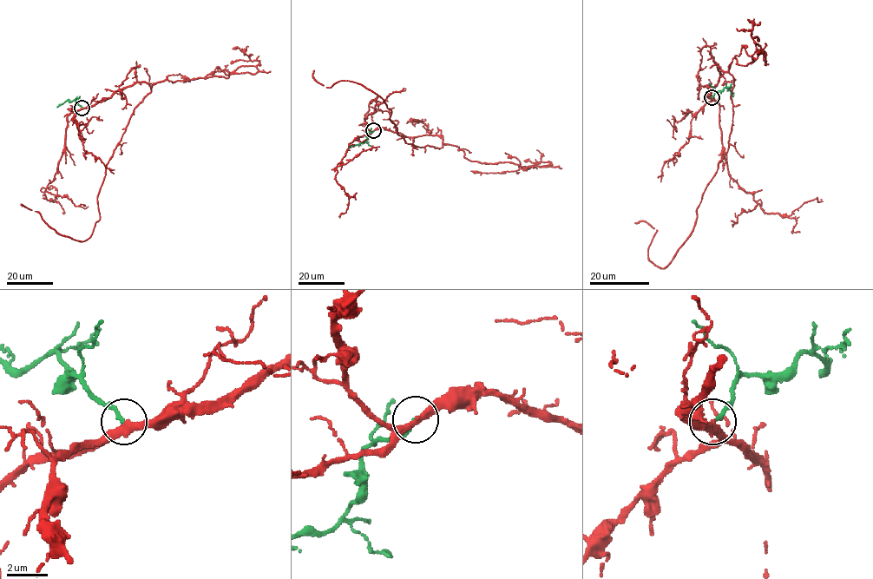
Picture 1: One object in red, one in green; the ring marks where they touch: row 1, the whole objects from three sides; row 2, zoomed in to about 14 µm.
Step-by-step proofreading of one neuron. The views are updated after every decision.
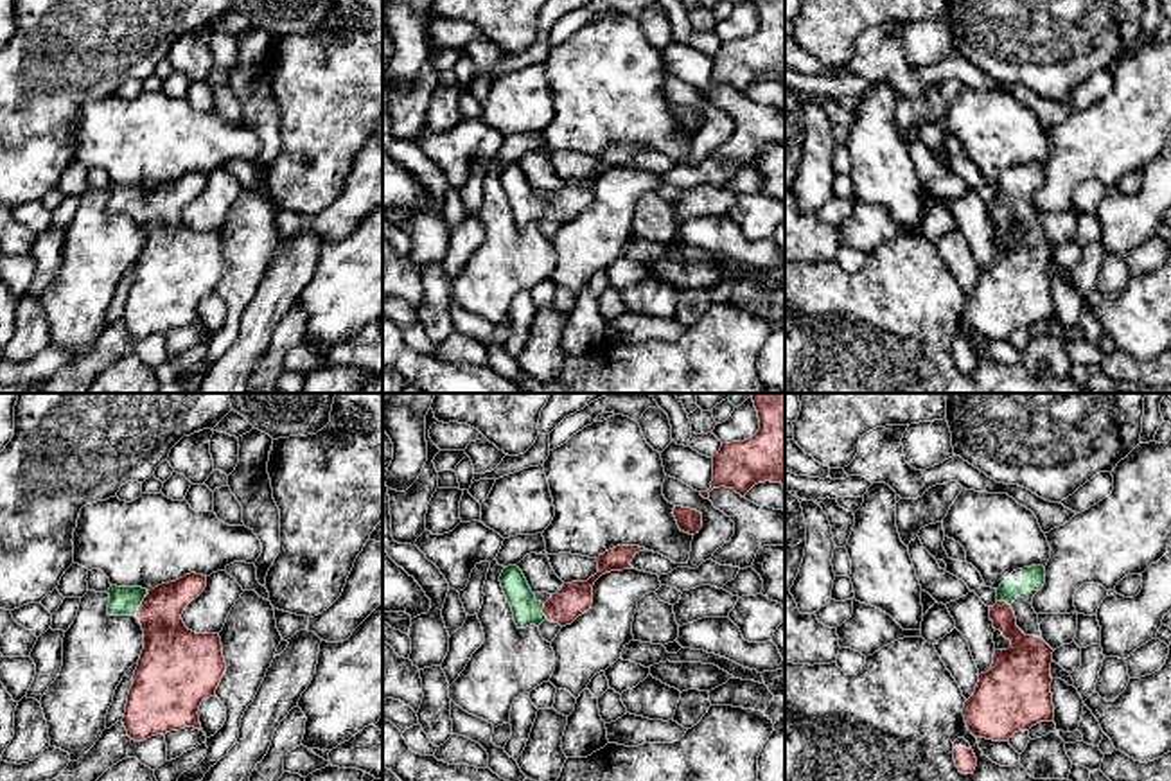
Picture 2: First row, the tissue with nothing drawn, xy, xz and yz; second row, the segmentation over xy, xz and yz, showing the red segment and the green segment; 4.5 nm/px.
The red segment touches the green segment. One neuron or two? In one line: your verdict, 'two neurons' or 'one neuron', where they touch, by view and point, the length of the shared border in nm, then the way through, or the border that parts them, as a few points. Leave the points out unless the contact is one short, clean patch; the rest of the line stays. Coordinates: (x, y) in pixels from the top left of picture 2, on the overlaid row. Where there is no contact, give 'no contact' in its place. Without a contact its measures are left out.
one neuron | xy (140, 605) | 100 nm | across xy (171, 652), (164, 629), (140, 605), (123, 600)

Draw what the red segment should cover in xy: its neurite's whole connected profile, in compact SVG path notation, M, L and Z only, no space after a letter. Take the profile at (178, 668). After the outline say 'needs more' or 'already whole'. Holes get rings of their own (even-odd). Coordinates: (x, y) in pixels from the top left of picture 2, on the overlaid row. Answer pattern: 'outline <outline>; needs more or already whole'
outline M185 575L151 591L142 587L111 585L108 614L135 616L144 630L144 650L133 675L122 724L128 736L144 742L156 734L167 734L185 727L201 729L199 706L216 695L226 671L219 634L196 634L181 619L185 607L207 587L207 576Z; needs more

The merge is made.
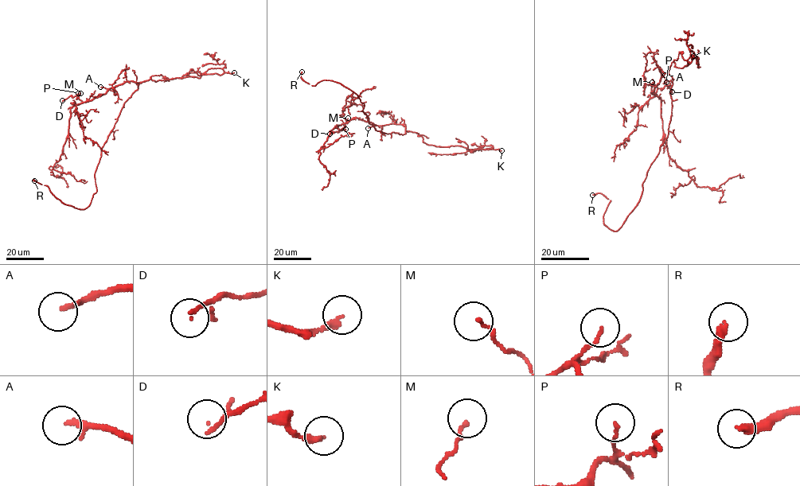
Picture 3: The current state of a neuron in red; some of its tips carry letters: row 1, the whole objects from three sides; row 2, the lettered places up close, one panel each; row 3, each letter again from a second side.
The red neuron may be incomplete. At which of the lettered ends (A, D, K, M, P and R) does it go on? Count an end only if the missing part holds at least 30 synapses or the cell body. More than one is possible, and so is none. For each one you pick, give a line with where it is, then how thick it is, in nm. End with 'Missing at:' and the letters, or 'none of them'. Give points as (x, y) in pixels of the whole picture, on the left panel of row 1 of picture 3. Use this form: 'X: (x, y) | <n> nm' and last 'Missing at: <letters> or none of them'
A: (100, 87) | 190 nm
K: (234, 72) | 240 nm
R: (34, 180) | 300 nm
Missing at: A, K, R

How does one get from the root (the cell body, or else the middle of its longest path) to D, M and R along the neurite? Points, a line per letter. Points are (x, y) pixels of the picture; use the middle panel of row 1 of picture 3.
D: (402, 134), (405, 134), (405, 127), (400, 124), (377, 126), (357, 118), (346, 122), (341, 130), (329, 134)
M: (402, 134), (405, 134), (405, 127), (400, 124), (377, 126), (357, 118), (346, 122), (348, 118)
R: (402, 134), (376, 130), (355, 93), (330, 80), (312, 86), (302, 79), (302, 71)

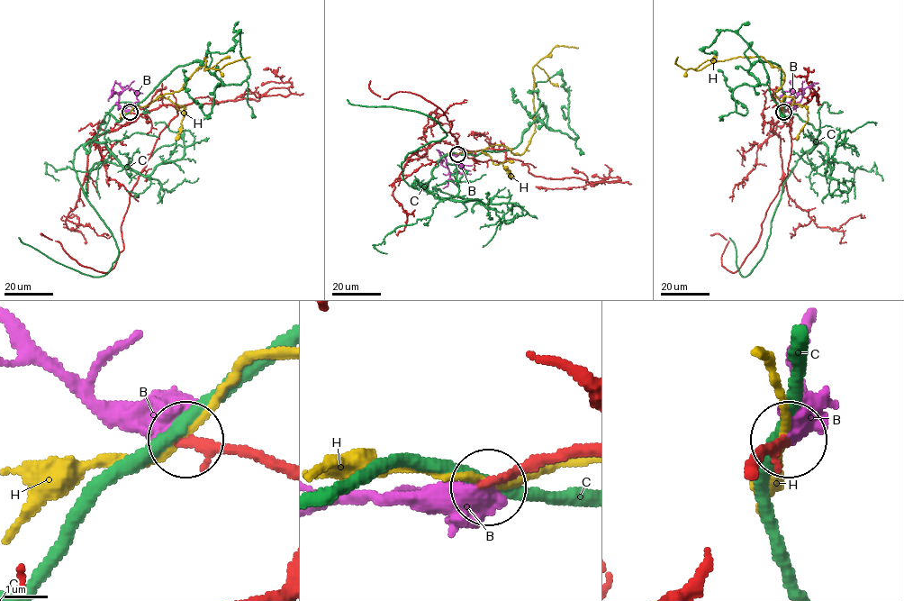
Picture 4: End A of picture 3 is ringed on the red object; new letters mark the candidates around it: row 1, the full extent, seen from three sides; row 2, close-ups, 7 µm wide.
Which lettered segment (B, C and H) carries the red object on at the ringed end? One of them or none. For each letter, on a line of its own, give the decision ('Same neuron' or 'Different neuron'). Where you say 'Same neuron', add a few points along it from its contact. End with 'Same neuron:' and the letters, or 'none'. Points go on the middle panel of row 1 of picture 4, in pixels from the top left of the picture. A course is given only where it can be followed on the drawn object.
B: Same neuron. Its course: (457, 154), (445, 158), (447, 167), (451, 173), (464, 174), (465, 170), (456, 164), (446, 168)
C: Different neuron
H: Different neuron
Same neuron: B

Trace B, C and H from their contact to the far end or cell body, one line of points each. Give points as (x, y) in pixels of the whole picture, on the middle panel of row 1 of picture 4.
B: (457, 154), (445, 158), (447, 167), (451, 173), (464, 174), (465, 170), (456, 164), (446, 168)
C: (457, 153), (439, 159), (426, 190), (417, 179), (410, 186), (405, 158), (446, 132), (422, 113), (347, 99)
H: (457, 153), (494, 145), (505, 145), (521, 155), (535, 132), (533, 67), (555, 46), (578, 48)

